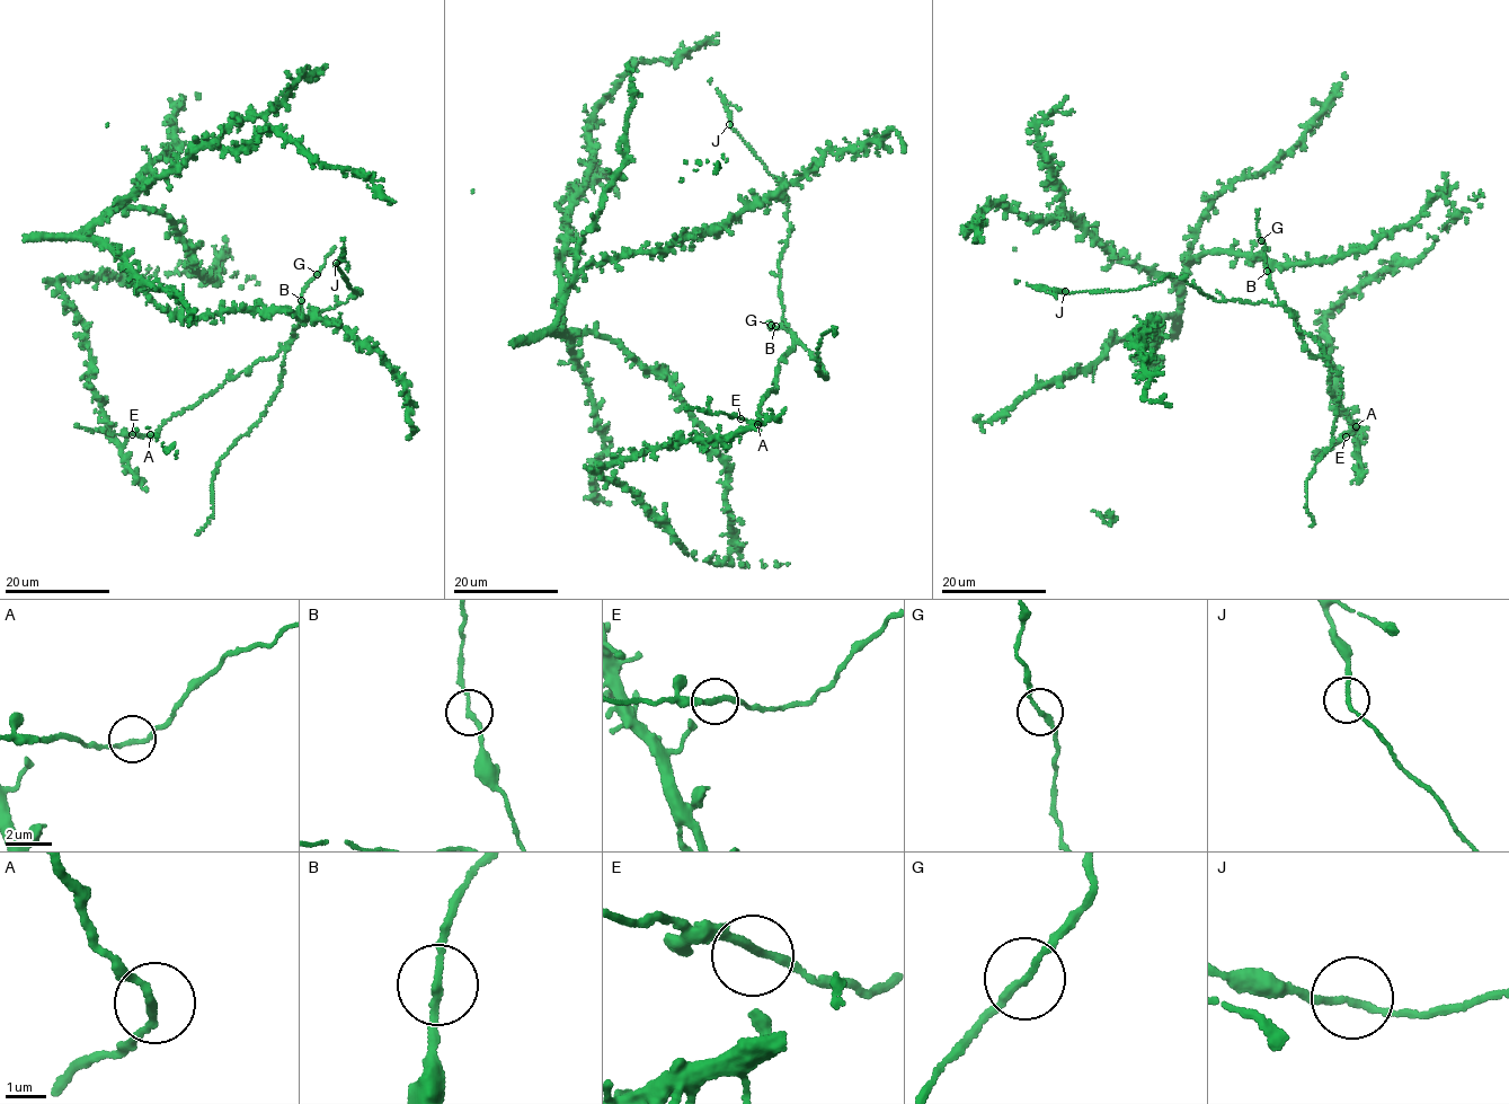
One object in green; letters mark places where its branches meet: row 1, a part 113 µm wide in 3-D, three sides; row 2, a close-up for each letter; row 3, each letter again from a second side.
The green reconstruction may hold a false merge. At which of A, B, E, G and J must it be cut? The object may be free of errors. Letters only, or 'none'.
none

